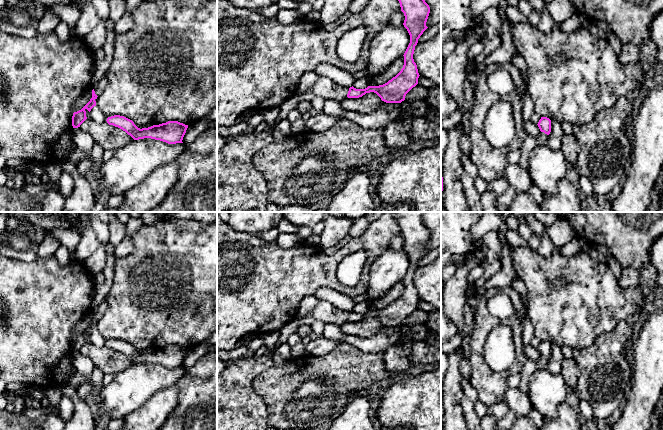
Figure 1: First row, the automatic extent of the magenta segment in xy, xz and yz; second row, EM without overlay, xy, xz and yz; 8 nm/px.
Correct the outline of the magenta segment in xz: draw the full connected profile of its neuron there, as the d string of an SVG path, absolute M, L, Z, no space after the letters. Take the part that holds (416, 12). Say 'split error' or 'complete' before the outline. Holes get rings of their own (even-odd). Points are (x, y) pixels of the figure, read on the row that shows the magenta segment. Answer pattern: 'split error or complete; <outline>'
complete; M398 0L404 13L404 27L410 35L410 43L404 53L404 65L401 71L387 83L379 86L368 86L365 89L349 88L348 98L359 98L366 93L376 93L386 103L401 103L406 94L418 84L419 73L413 54L418 39L428 28L426 22L430 7L425 0Z

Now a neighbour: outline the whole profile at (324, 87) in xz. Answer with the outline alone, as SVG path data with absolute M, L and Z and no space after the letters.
M319 77L314 86L303 95L294 94L285 100L280 106L280 111L275 123L287 118L288 113L296 108L301 100L311 101L315 97L322 97L325 100L342 102L347 98L349 87L337 85L328 77Z

